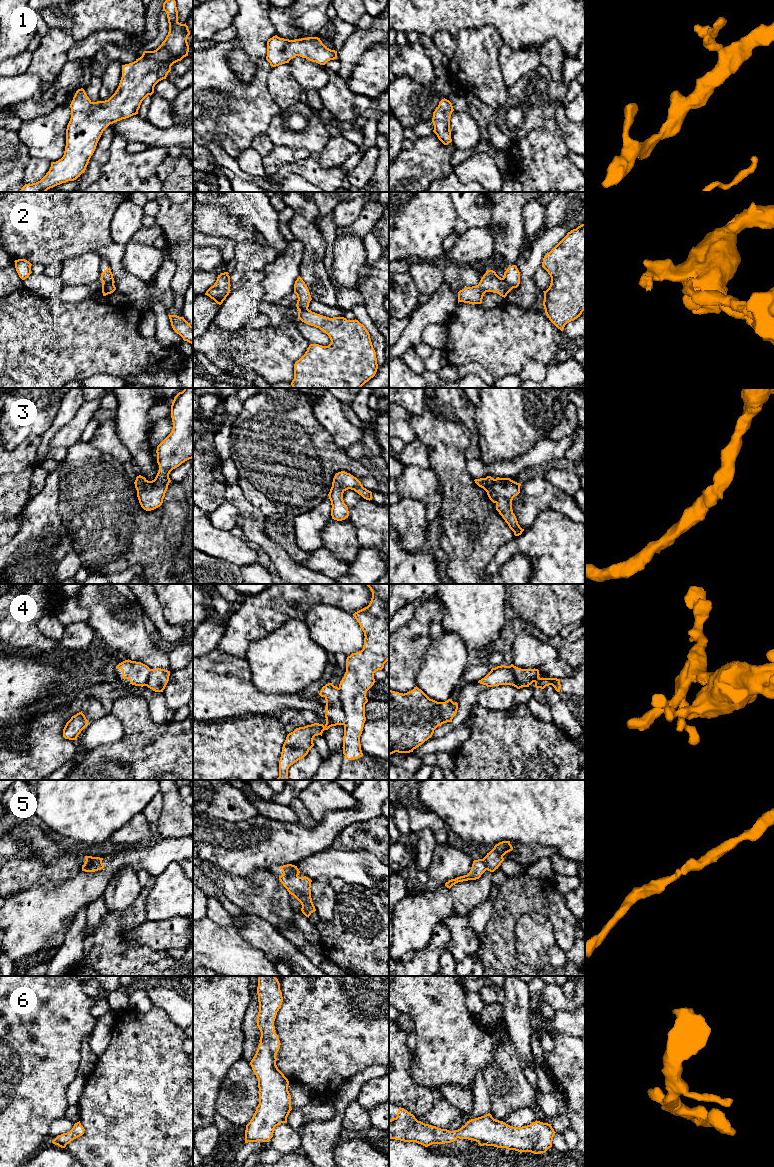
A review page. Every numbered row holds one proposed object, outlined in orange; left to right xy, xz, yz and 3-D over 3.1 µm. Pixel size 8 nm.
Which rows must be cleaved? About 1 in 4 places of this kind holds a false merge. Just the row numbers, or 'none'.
2, 4

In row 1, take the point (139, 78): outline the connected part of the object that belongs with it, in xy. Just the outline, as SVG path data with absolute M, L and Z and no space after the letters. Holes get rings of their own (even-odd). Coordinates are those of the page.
M166 0L163 3L163 10L167 14L169 32L162 44L154 51L144 51L142 56L136 59L134 62L122 65L122 77L119 86L115 93L108 100L92 102L83 88L76 91L70 104L71 118L66 129L66 146L63 157L58 161L51 163L49 171L40 181L32 184L25 184L19 192L46 192L50 188L53 188L62 183L66 183L68 181L74 181L80 177L80 175L85 172L89 160L96 149L97 143L103 131L110 124L138 114L138 110L142 101L148 95L151 96L154 93L154 87L159 81L166 79L168 73L171 71L171 66L174 63L181 61L184 57L188 56L189 45L187 38L190 35L190 31L186 23L181 24L178 22L176 1Z

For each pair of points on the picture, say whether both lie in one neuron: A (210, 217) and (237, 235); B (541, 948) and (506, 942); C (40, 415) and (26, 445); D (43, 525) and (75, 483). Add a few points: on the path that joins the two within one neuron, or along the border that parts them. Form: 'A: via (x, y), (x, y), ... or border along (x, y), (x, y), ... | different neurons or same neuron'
A: via (217, 222), (230, 228) | same neuron
B: border along (516, 921), (515, 950), (518, 958), (528, 964) | different neurons
C: border along (40, 435), (28, 435), (12, 449) | different neurons
D: border along (58, 485), (59, 503), (57, 515), (63, 528) | different neurons

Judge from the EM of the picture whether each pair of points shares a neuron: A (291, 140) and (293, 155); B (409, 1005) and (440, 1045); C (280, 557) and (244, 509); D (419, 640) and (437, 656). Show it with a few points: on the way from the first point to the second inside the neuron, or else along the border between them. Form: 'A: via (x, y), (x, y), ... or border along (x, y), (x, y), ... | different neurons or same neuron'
A: border along (274, 145), (305, 149), (310, 155) | different neurons
B: via (419, 1015), (439, 1035) | same neuron
C: via (268, 545), (254, 531), (251, 521) | same neuron
D: border along (443, 630), (428, 646), (422, 666), (419, 669) | different neurons

